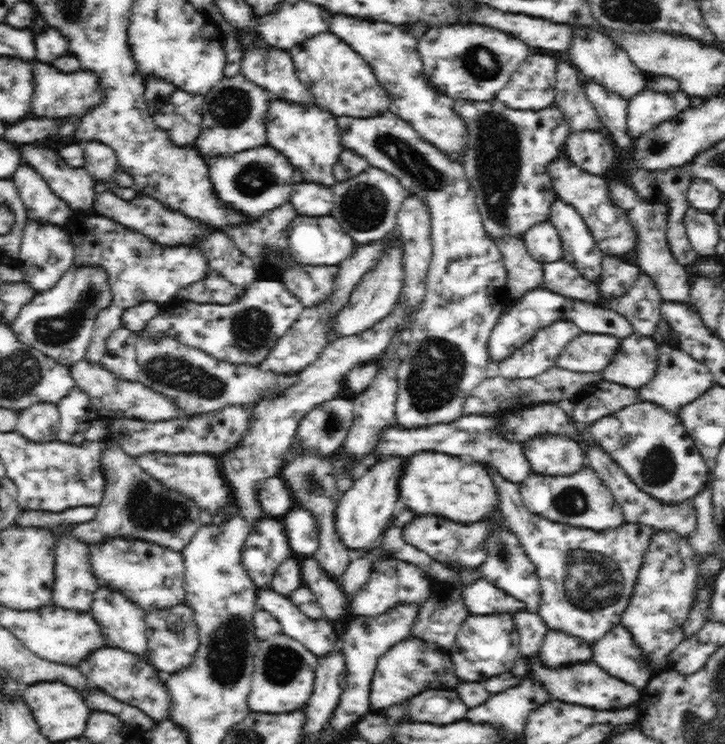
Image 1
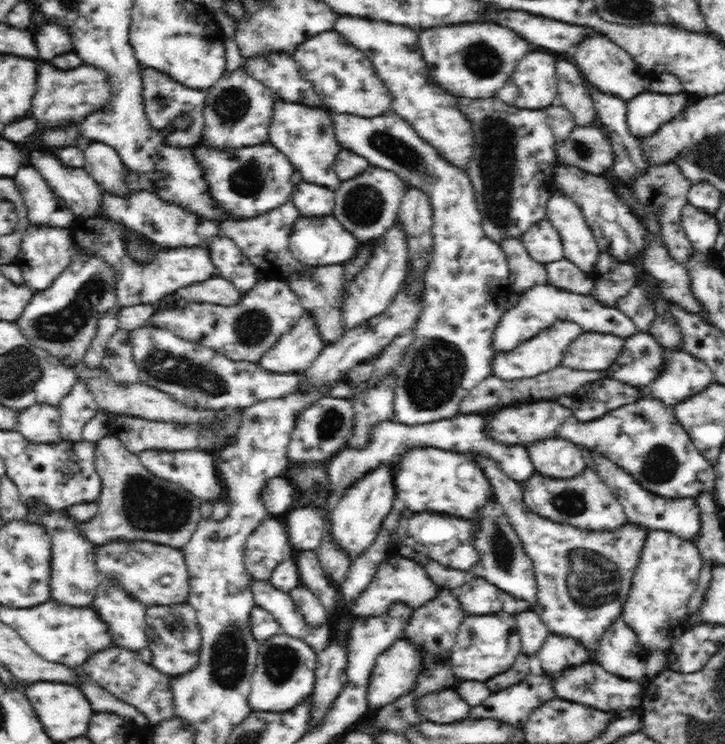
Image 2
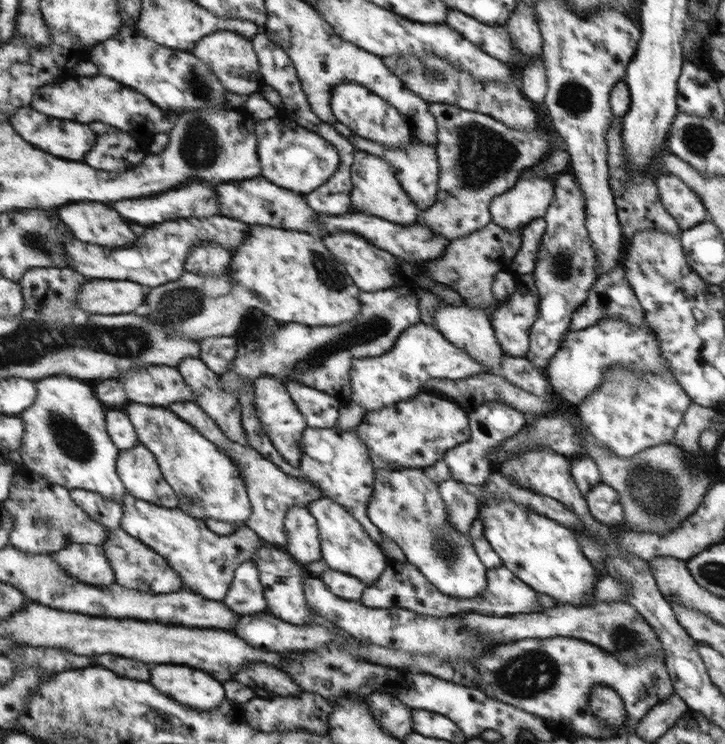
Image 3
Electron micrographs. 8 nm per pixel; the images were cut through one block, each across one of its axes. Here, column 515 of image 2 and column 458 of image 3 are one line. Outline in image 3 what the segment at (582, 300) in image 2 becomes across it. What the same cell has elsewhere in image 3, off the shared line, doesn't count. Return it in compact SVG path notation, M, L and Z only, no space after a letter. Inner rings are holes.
M440 303L438 310L434 312L434 326L455 349L466 353L486 373L501 377L502 358L505 354L502 353L501 345L494 336L494 328L482 309L469 308L464 303L460 306Z

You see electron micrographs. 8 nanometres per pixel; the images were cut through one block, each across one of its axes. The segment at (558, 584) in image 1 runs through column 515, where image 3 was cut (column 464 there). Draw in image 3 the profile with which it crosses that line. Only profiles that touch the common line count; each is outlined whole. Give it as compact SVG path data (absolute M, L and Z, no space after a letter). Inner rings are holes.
M443 480L438 483L438 491L446 503L449 521L459 533L468 535L474 520L479 516L479 506L474 492L470 492L468 484Z

